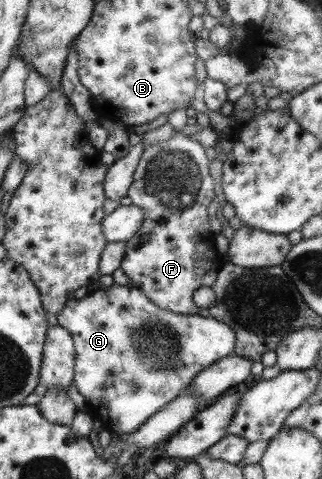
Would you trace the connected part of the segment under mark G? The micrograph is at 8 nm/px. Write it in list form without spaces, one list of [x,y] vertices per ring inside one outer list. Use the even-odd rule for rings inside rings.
[[[112,283],[108,288],[99,288],[91,293],[77,294],[73,299],[67,299],[64,303],[64,308],[55,314],[57,325],[70,333],[70,338],[73,340],[74,349],[74,375],[73,382],[78,394],[85,400],[86,411],[92,418],[98,419],[102,426],[110,432],[112,436],[122,436],[134,433],[138,430],[148,418],[152,417],[155,412],[158,412],[165,404],[174,400],[176,396],[183,394],[185,386],[194,378],[194,375],[202,368],[210,366],[213,362],[230,356],[233,354],[235,343],[234,331],[231,331],[226,324],[210,318],[209,316],[184,315],[168,312],[158,308],[152,304],[137,288],[132,288],[126,285]]]

